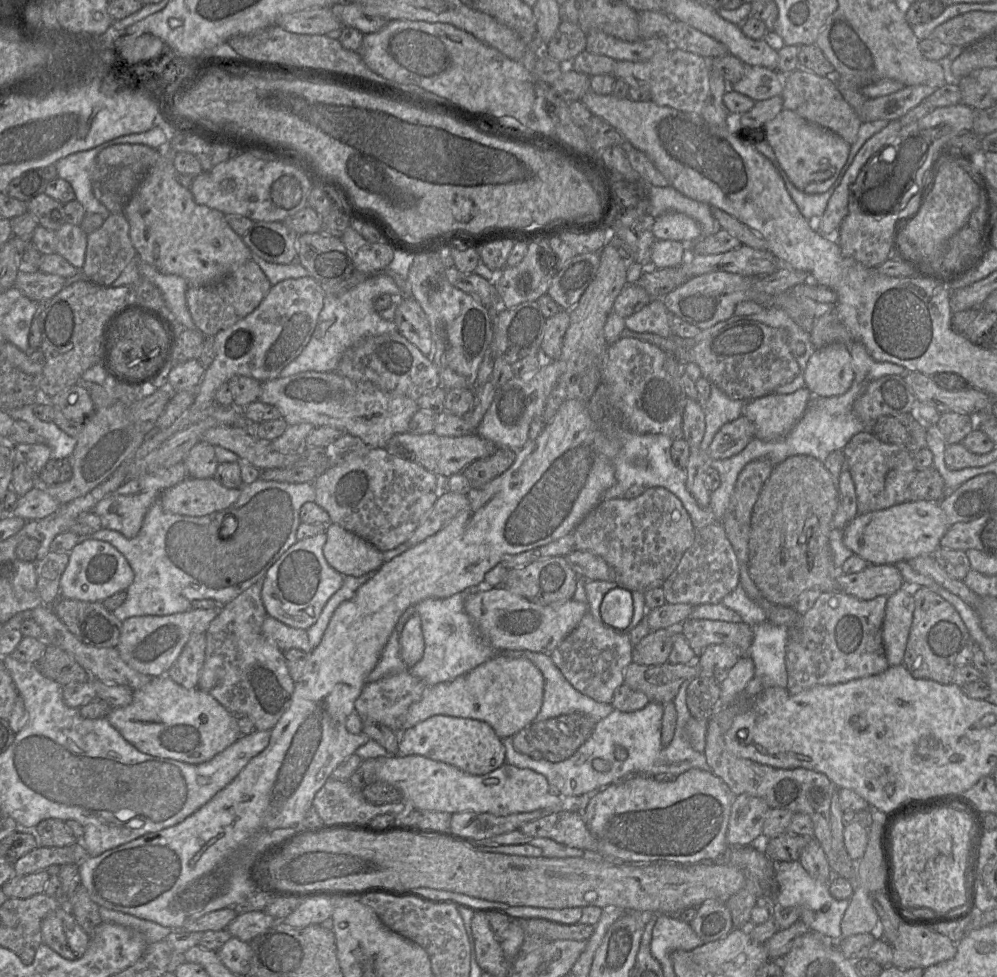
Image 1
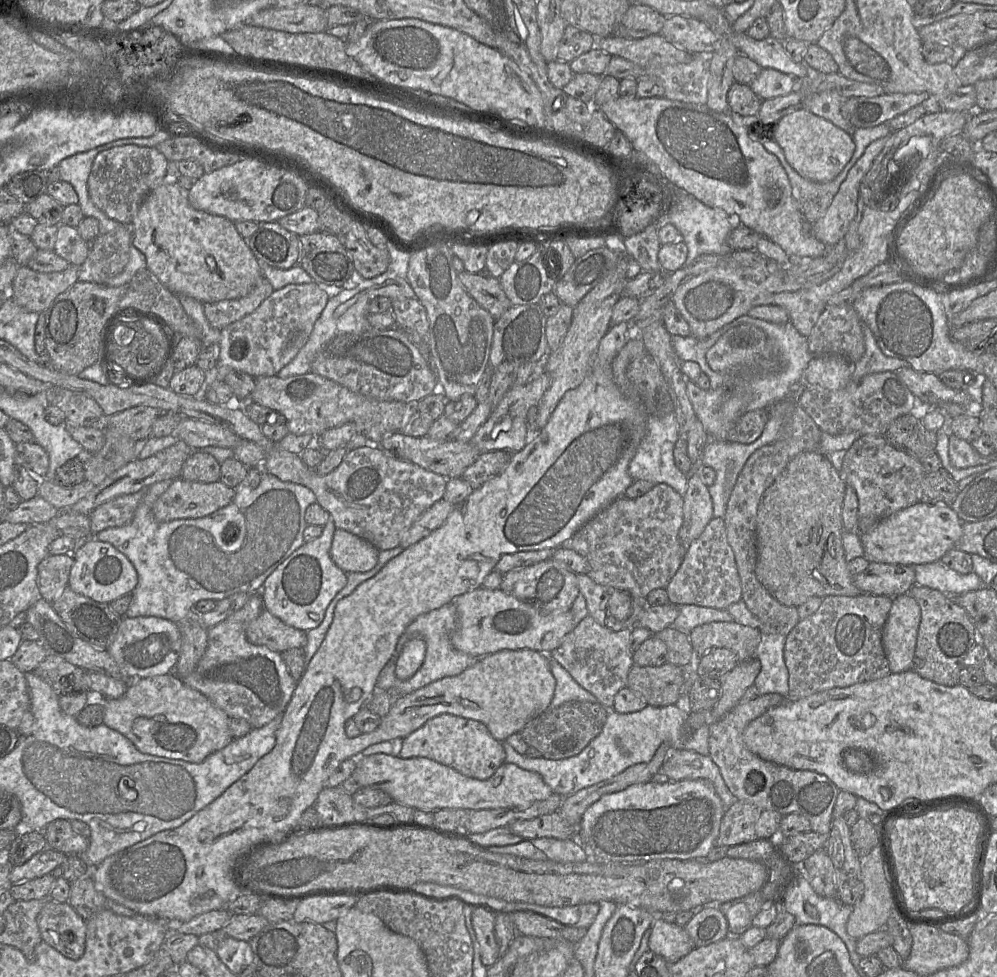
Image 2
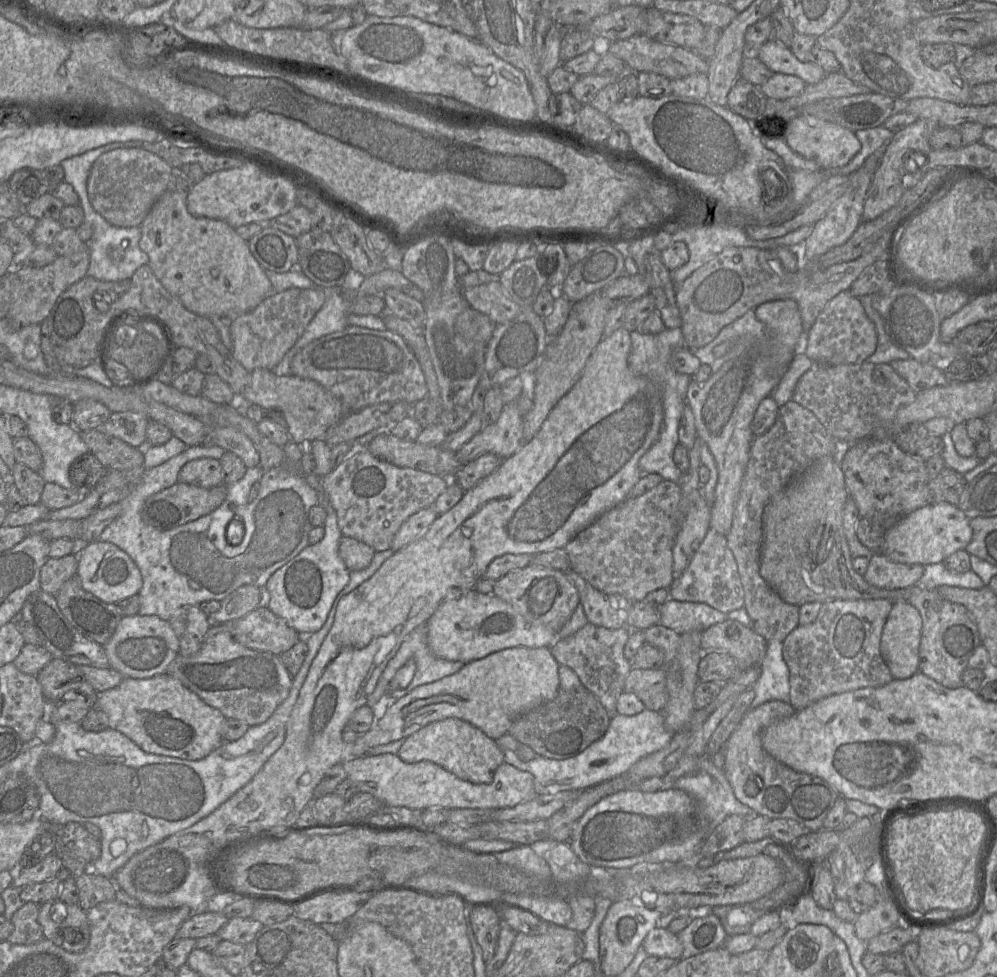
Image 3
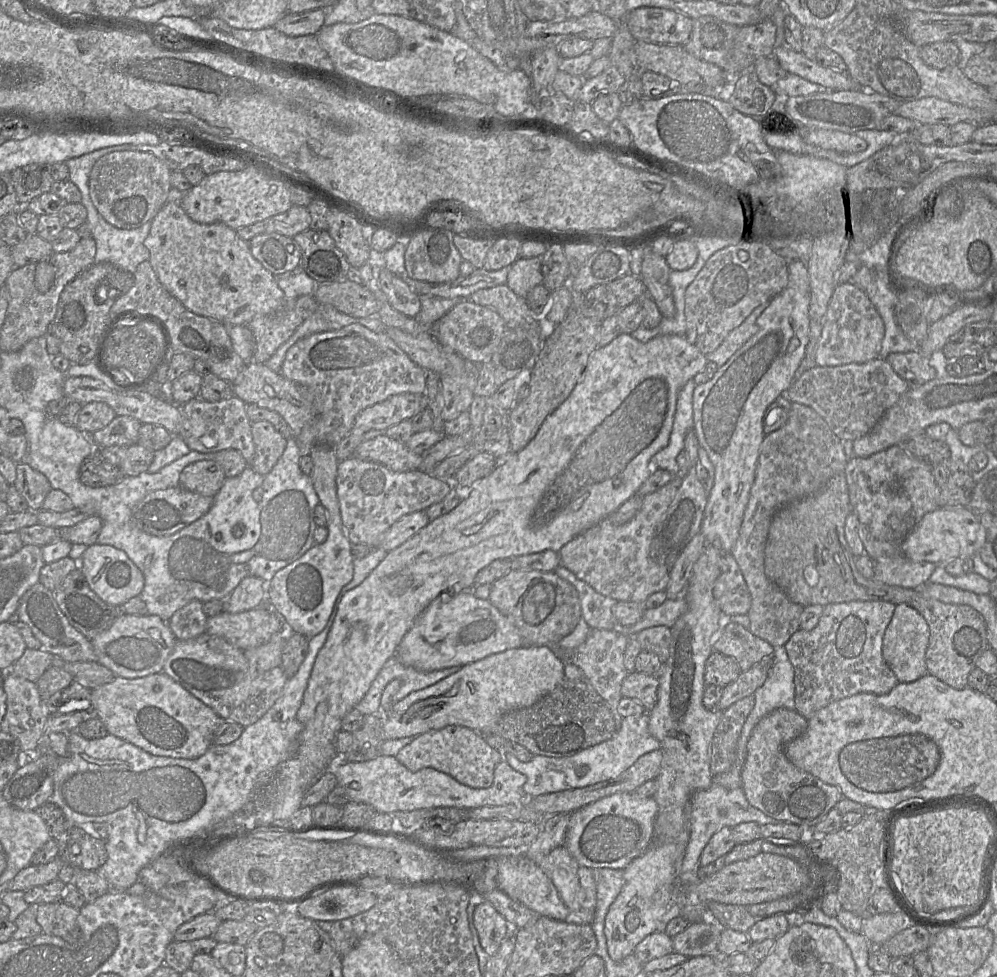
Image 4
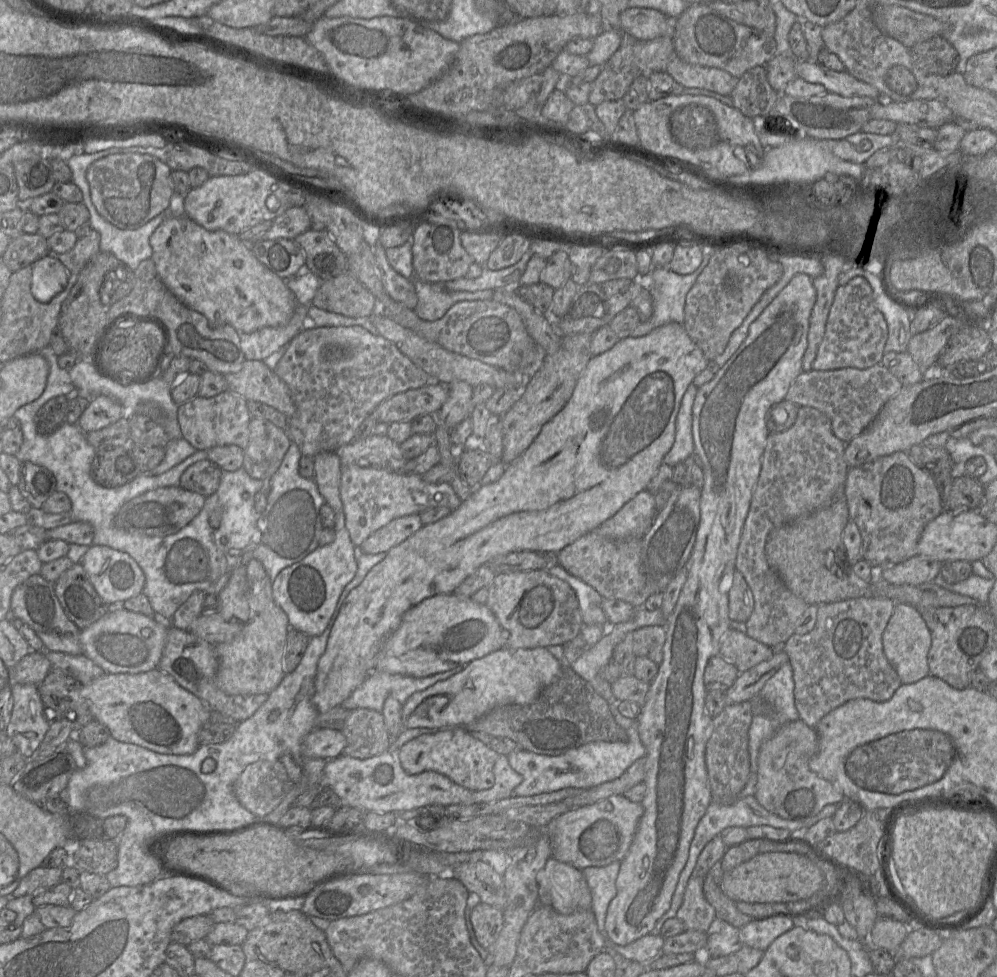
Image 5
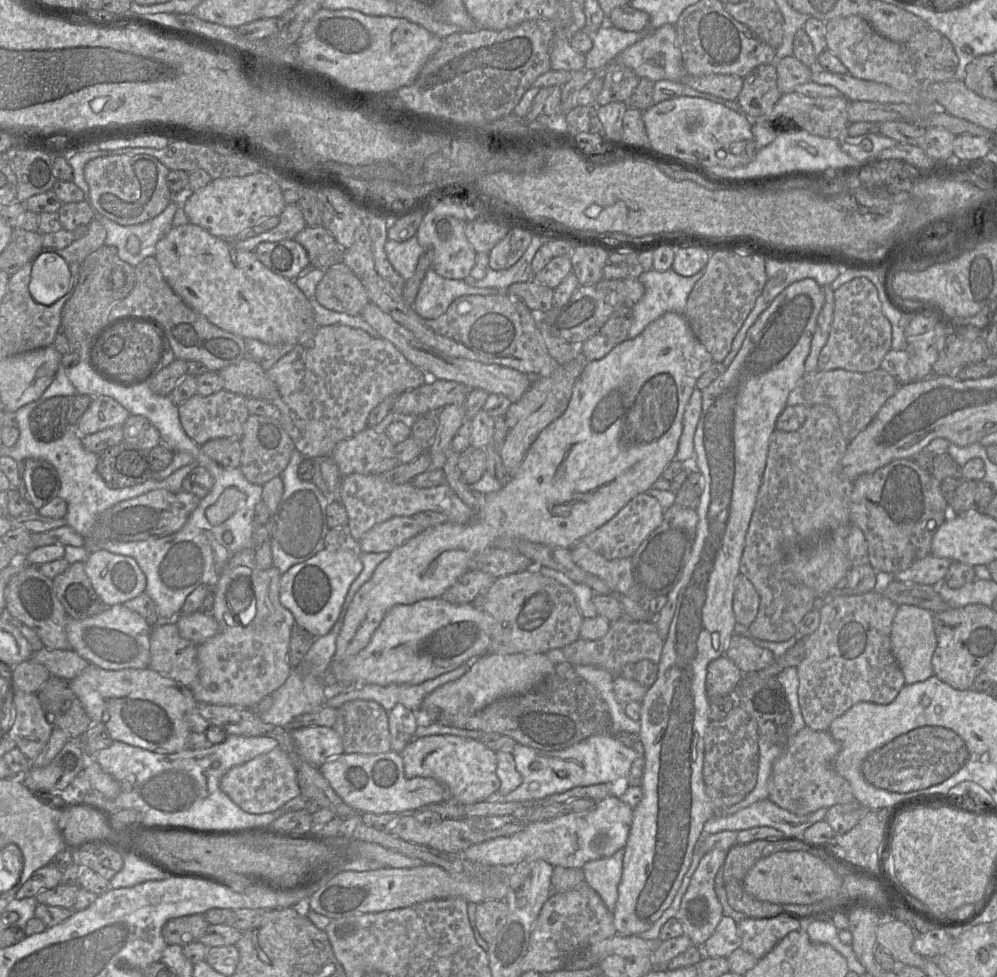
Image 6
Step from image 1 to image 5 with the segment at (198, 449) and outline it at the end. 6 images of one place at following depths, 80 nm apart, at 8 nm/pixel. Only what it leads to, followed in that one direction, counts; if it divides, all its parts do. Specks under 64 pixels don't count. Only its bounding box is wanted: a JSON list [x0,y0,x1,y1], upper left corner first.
[179,459,222,497]

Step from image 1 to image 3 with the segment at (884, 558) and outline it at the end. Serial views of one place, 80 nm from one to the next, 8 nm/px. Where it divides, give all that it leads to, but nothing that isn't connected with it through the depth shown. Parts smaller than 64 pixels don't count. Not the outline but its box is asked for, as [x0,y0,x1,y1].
[880,503,971,566]

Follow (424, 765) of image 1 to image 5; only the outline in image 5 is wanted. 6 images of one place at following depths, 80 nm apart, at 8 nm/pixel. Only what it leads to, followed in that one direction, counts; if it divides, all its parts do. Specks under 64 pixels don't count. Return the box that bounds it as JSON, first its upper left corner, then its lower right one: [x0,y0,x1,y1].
[323,750,524,813]

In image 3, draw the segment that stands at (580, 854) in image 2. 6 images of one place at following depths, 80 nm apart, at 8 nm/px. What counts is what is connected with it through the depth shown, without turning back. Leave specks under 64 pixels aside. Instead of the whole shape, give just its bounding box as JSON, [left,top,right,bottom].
[531,839,591,882]

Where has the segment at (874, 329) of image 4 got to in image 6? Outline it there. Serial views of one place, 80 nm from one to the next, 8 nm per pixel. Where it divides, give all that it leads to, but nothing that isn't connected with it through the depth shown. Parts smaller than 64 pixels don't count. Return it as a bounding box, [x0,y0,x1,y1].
[818,277,892,372]

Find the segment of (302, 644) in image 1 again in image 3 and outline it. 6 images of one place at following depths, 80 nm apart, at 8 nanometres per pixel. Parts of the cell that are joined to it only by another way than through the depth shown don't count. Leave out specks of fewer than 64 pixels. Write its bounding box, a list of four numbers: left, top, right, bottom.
[217,605,302,655]

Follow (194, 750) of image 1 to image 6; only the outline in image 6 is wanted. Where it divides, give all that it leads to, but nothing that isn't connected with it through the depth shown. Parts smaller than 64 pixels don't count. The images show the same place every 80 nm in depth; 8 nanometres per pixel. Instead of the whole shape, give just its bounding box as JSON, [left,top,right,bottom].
[70,664,197,754]

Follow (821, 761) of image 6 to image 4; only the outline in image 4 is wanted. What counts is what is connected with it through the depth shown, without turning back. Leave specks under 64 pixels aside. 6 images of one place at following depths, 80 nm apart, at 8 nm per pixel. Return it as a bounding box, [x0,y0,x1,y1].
[741,708,843,829]

